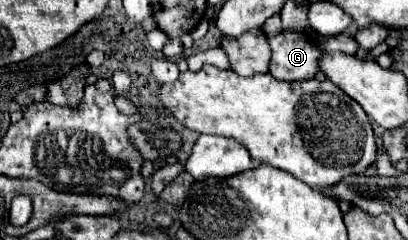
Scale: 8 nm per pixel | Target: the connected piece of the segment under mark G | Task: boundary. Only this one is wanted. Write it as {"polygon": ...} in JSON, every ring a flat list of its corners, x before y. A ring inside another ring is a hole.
{"polygon":[[284,30,270,38,270,46,270,74,276,80,310,80,320,70,318,58,322,50,306,34]]}

